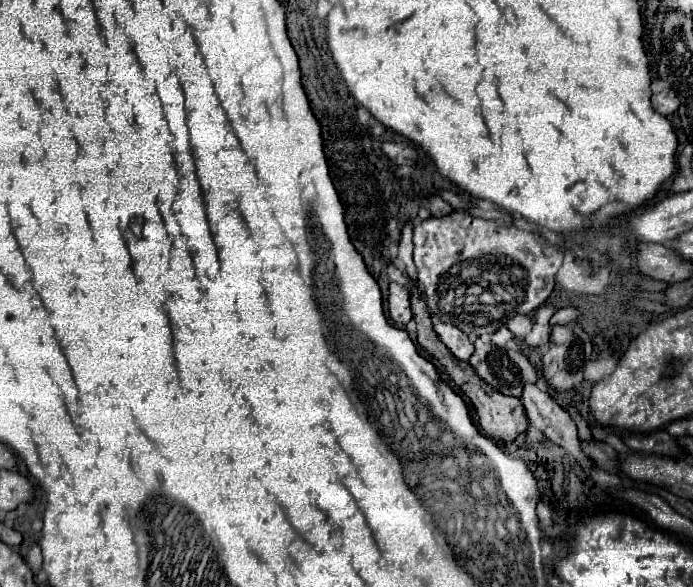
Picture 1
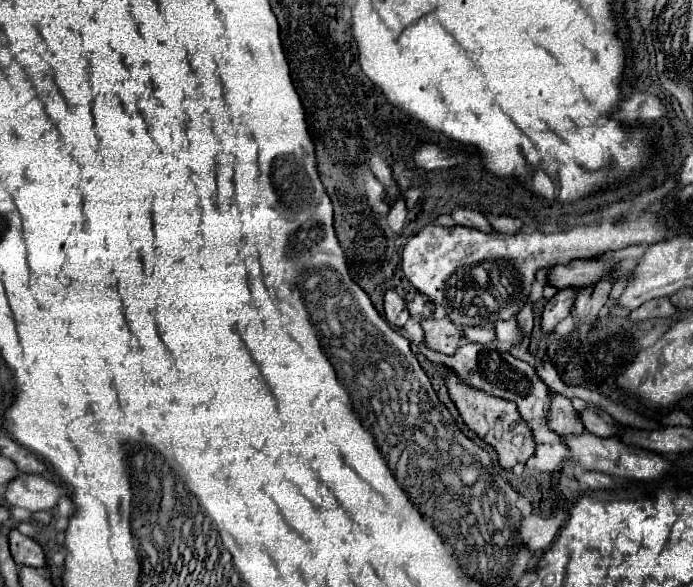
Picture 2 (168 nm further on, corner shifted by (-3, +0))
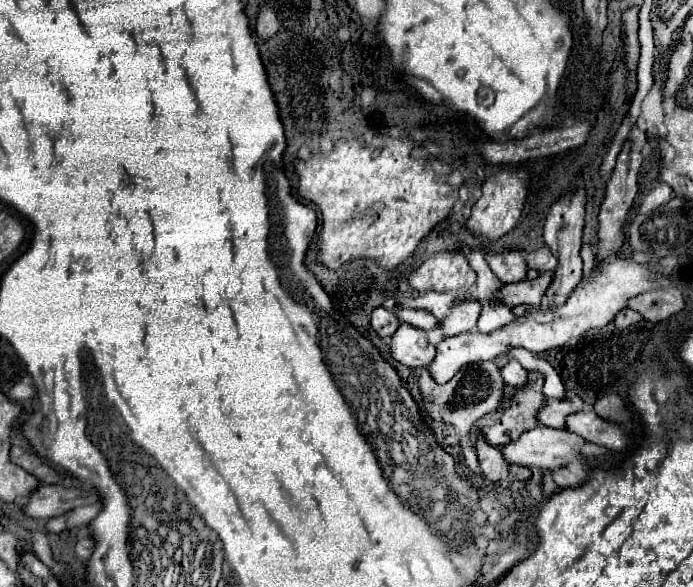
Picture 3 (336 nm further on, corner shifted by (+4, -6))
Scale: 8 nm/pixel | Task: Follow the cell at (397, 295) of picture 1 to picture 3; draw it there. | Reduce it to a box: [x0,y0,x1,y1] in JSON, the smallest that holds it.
[370,306,400,338]

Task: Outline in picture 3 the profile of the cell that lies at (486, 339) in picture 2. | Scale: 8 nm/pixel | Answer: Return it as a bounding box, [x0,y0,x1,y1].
[396,308,438,330]

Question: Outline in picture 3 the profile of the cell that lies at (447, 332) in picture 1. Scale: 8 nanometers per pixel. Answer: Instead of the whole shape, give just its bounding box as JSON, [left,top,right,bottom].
[390,324,436,368]

